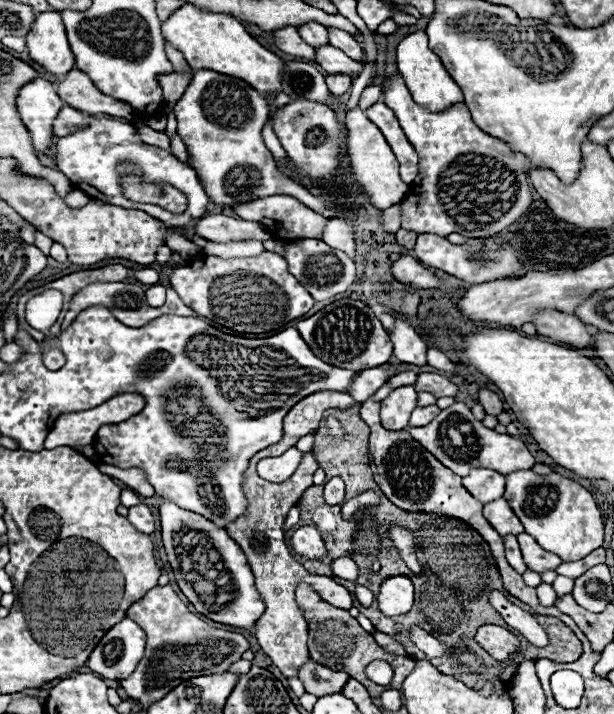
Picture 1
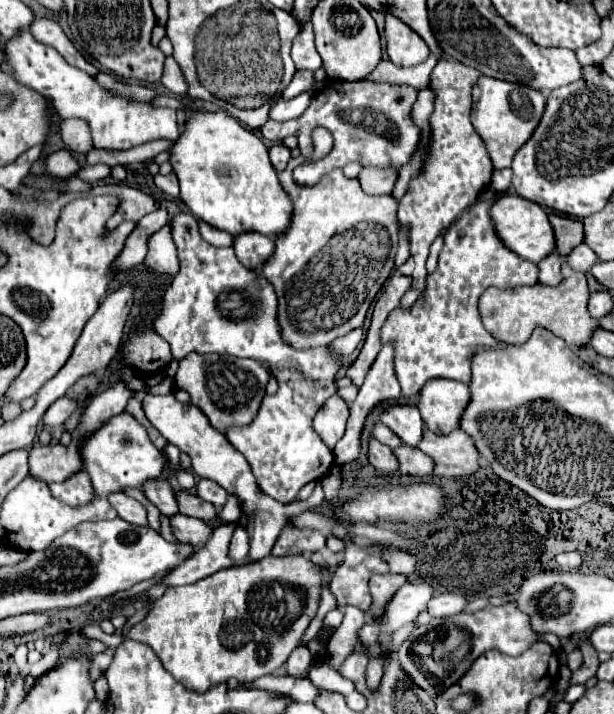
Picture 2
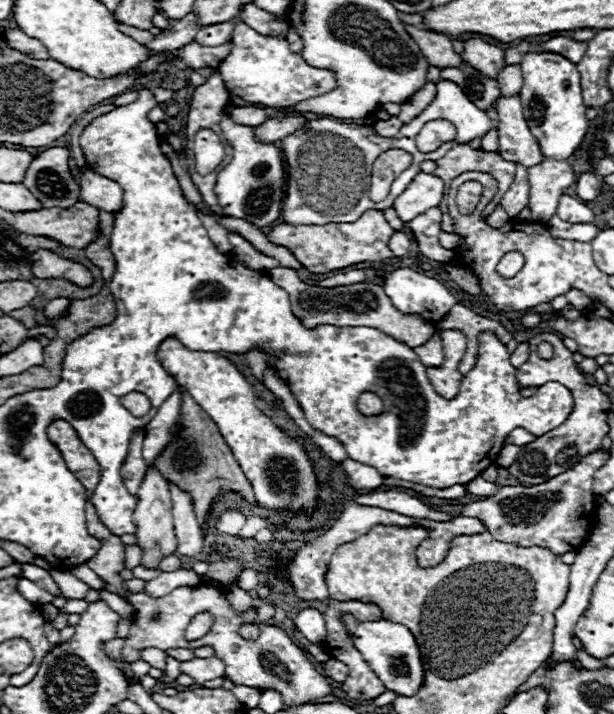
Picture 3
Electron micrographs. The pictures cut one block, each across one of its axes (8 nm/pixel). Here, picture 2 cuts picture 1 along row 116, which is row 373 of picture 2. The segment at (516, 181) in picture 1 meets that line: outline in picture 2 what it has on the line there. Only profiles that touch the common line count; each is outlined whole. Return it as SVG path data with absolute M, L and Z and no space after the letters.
M496 192L494 198L472 204L466 214L462 214L448 228L444 234L444 248L438 260L438 270L428 276L426 298L422 298L418 306L412 306L410 310L396 308L382 328L382 342L392 340L396 348L394 368L404 398L418 394L432 378L448 378L470 384L470 362L476 350L502 346L482 326L478 298L490 286L508 290L516 286L538 284L538 266L508 250L494 232L490 208L506 194L510 192Z

